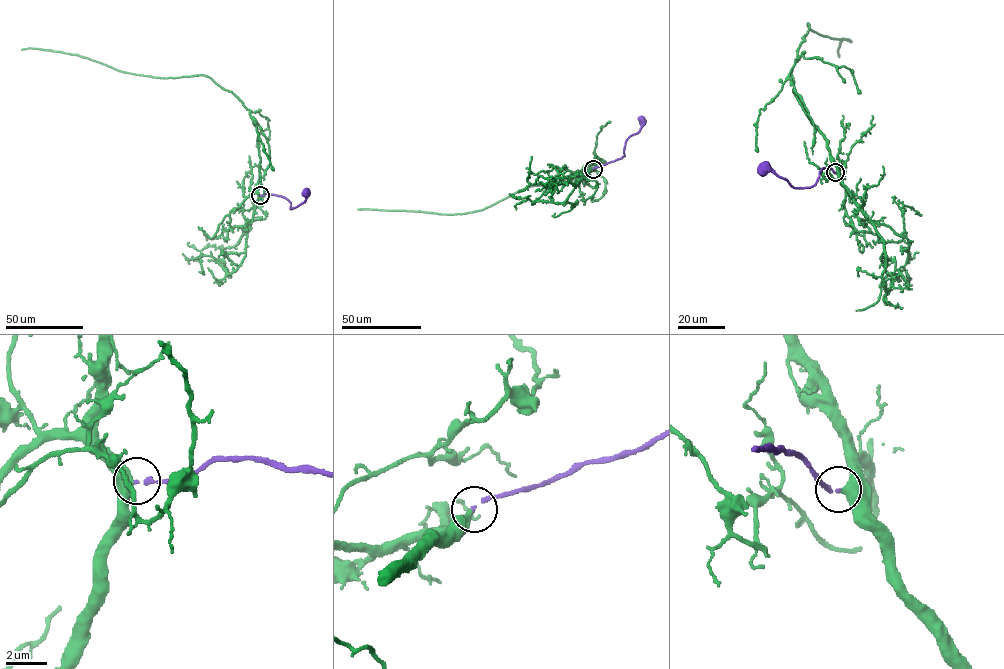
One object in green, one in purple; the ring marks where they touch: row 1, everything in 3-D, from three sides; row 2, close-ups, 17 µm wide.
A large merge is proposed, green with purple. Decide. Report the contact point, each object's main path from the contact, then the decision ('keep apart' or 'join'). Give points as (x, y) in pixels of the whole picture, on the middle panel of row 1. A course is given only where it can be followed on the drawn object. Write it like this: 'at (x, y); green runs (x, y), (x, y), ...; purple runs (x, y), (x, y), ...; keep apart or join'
at (593, 169); green runs (593, 169), (590, 171), (594, 170), (595, 159), (571, 177), (551, 185), (530, 186), (466, 213), (357, 209); purple runs (593, 169), (624, 155), (626, 140), (639, 131), (643, 120); join

